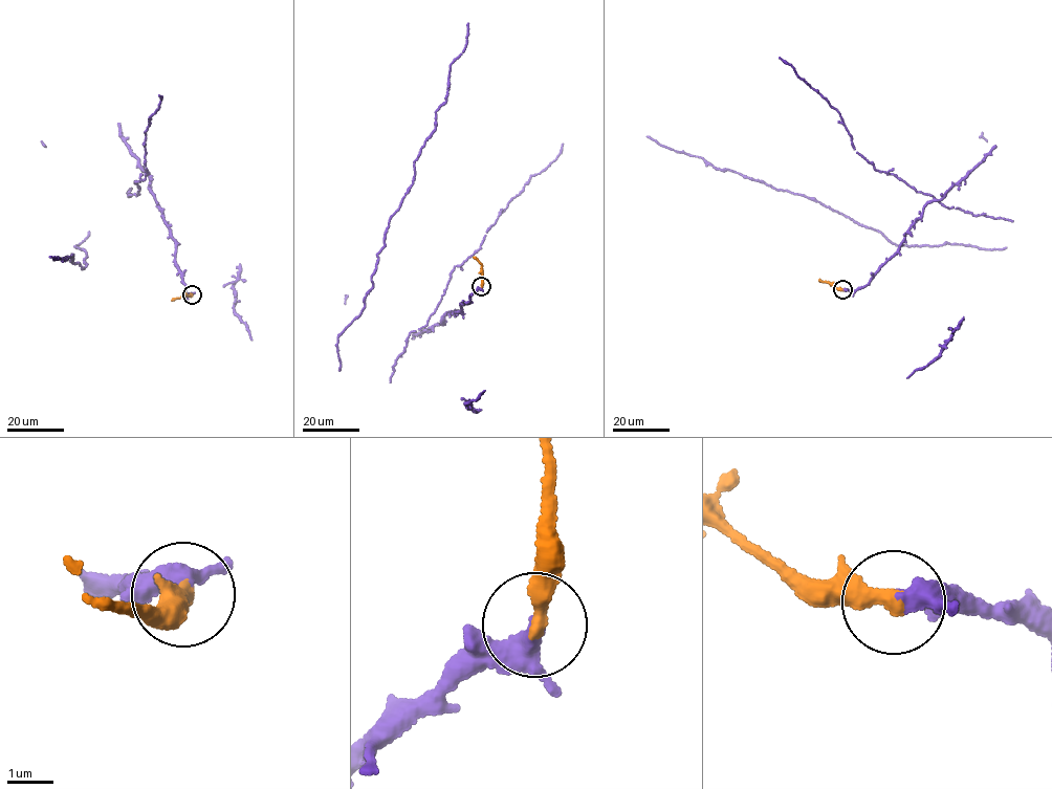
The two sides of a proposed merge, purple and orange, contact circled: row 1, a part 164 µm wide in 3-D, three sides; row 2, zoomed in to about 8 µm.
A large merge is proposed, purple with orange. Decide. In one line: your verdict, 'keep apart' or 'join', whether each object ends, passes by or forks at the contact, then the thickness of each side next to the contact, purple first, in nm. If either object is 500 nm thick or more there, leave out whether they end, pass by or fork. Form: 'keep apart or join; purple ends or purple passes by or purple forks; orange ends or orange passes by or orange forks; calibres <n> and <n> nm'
join; purple passes by; orange ends; calibres 320 and 400 nm

